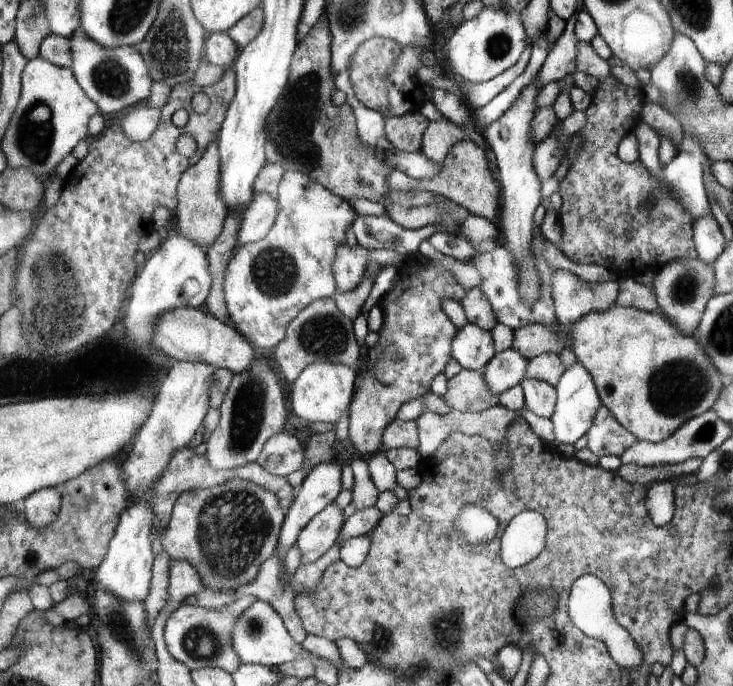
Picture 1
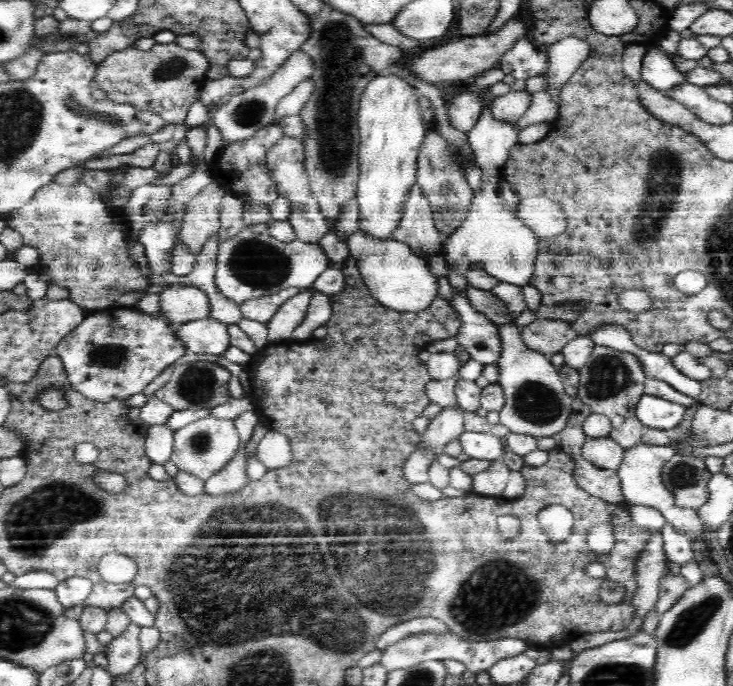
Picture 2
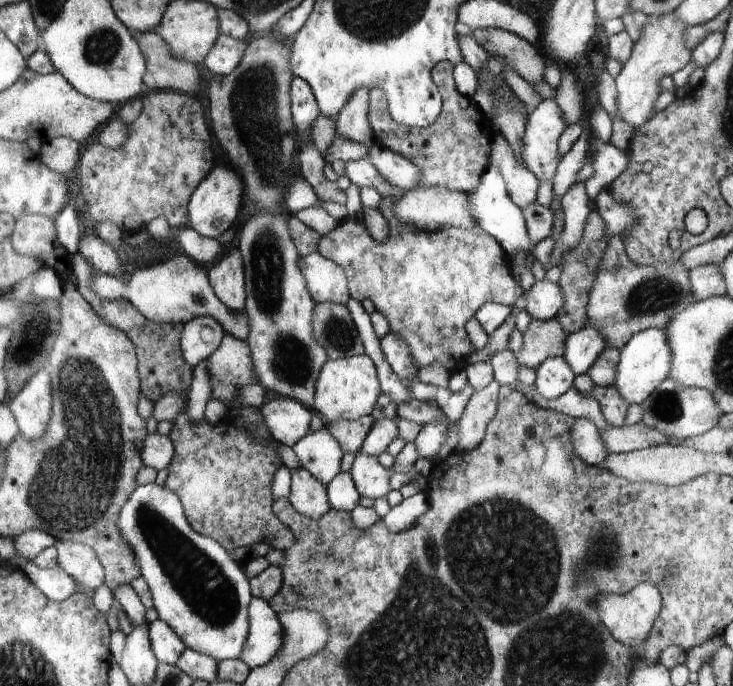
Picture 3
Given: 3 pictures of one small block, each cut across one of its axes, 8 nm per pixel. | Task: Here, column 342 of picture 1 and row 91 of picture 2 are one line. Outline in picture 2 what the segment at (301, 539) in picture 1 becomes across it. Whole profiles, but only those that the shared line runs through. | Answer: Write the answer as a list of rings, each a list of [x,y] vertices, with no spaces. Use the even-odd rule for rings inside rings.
[[[527,90],[510,91],[503,96],[493,98],[490,105],[492,117],[496,121],[516,123],[530,108],[533,94]]]

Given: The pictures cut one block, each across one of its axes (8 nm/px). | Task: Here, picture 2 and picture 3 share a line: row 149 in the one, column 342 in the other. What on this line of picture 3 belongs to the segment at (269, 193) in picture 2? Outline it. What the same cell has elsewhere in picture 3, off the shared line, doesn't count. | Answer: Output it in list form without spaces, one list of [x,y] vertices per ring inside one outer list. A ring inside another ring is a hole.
[[[381,198],[380,206],[376,208],[390,228],[390,236],[386,238],[386,242],[378,244],[368,234],[366,220],[361,215],[340,221],[332,232],[321,238],[316,250],[346,272],[353,302],[370,300],[375,310],[384,314],[392,334],[396,334],[400,340],[408,344],[410,354],[414,358],[414,366],[420,369],[440,362],[452,372],[455,366],[462,364],[464,360],[468,360],[470,354],[476,352],[474,343],[467,335],[467,322],[486,302],[502,306],[514,304],[514,300],[522,296],[522,288],[516,284],[516,280],[512,280],[510,260],[506,260],[508,254],[502,250],[502,246],[493,236],[486,234],[481,228],[442,228],[434,232],[418,230],[412,222],[400,224],[394,218],[394,206],[394,200]]]

